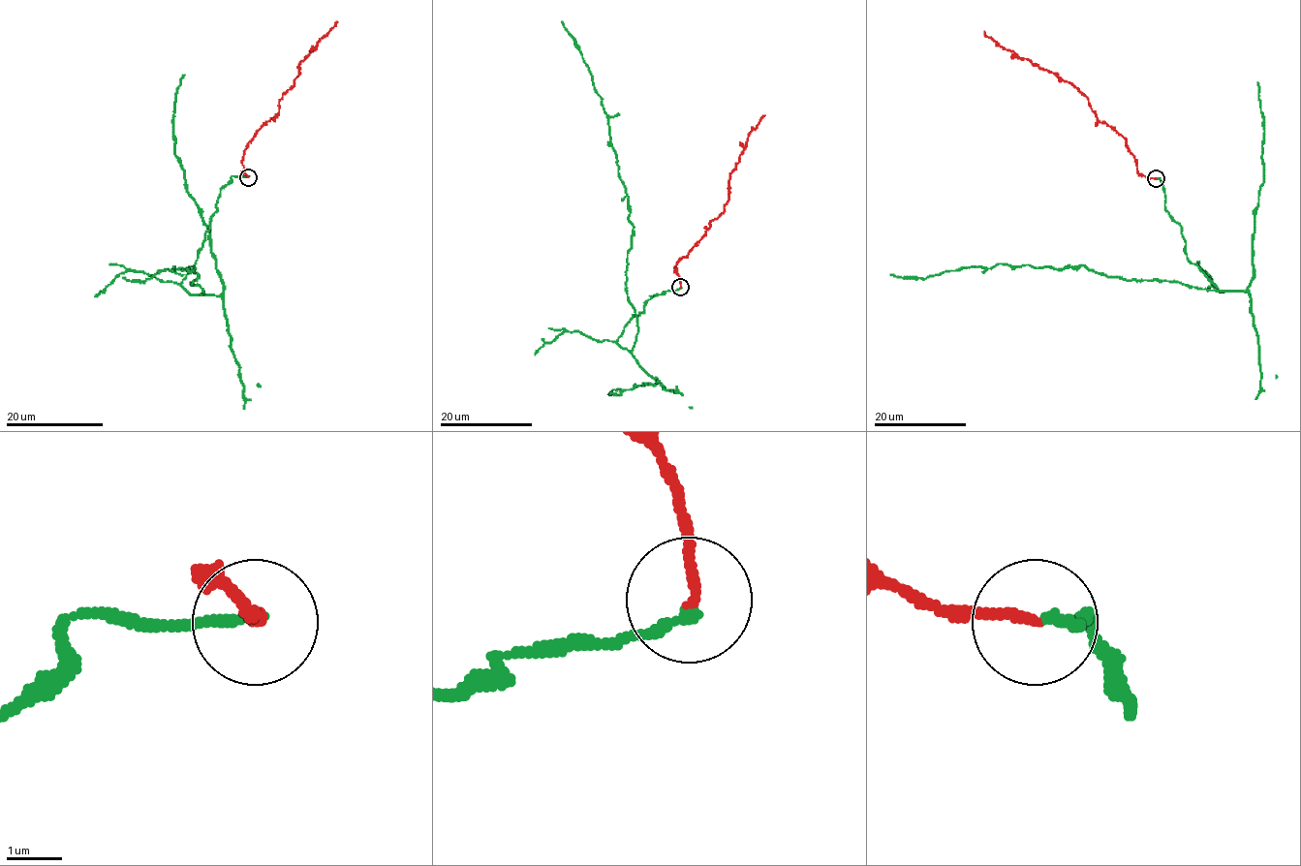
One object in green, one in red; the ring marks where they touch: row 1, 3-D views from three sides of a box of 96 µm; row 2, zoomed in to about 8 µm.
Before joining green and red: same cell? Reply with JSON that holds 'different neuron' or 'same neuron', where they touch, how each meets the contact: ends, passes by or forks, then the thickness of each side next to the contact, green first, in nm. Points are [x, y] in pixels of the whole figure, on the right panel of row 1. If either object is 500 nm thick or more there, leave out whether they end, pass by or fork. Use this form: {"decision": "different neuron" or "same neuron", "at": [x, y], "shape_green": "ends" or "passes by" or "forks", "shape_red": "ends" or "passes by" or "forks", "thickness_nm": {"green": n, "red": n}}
{"decision": "same neuron", "at": [1156, 178], "shape_green": "ends", "shape_red": "ends", "thickness_nm": {"green": 220, "red": 170}}

